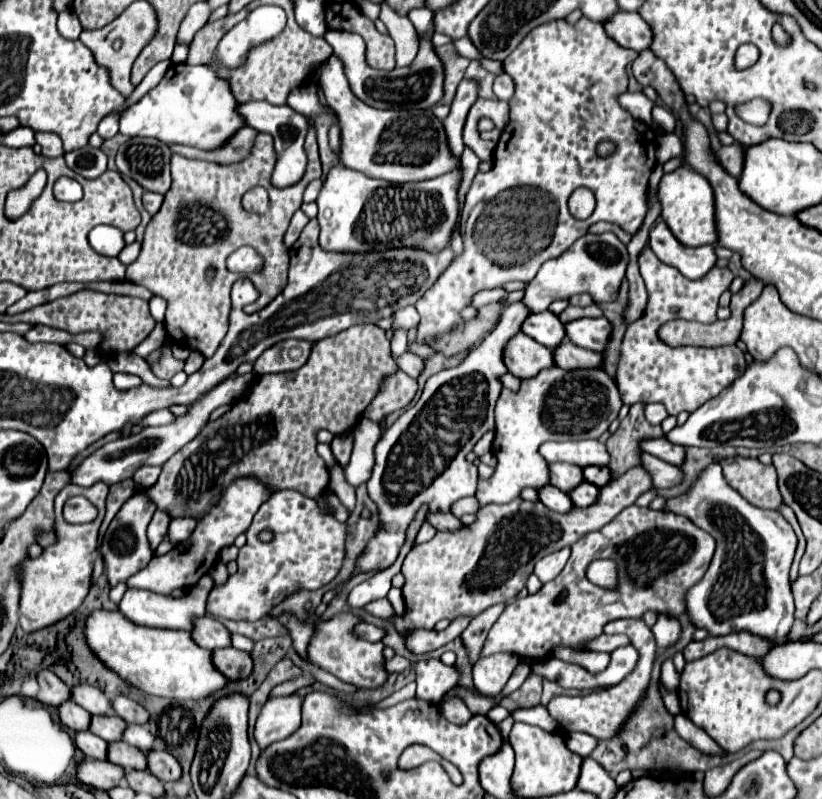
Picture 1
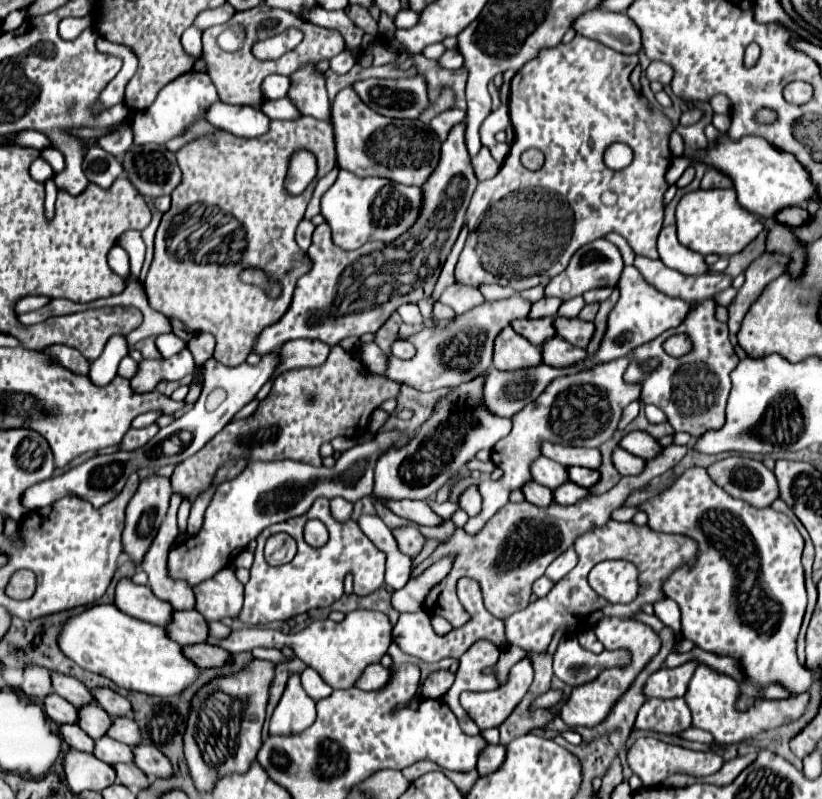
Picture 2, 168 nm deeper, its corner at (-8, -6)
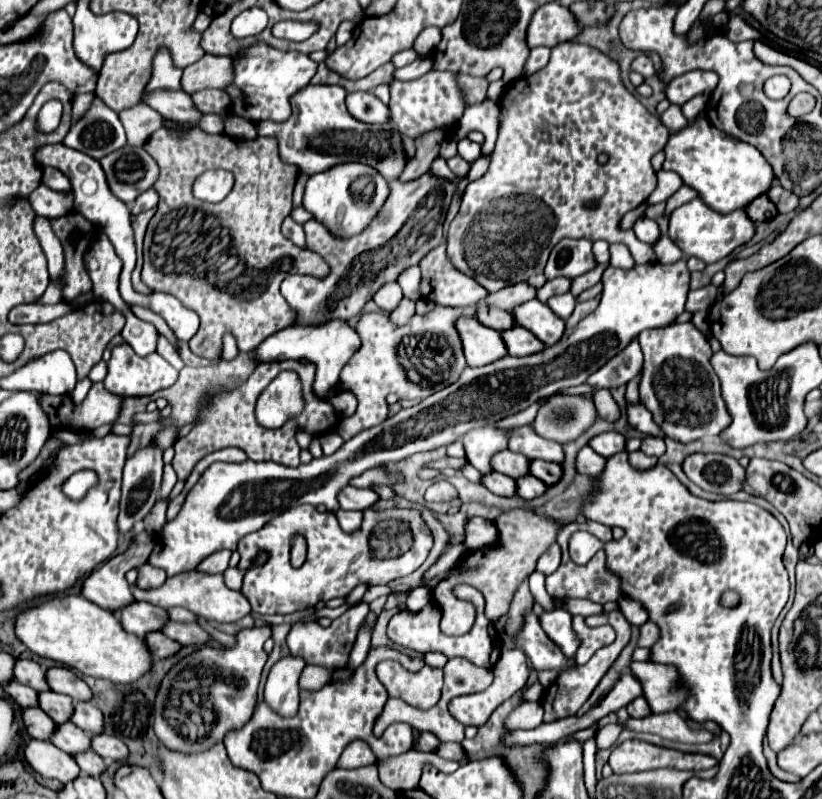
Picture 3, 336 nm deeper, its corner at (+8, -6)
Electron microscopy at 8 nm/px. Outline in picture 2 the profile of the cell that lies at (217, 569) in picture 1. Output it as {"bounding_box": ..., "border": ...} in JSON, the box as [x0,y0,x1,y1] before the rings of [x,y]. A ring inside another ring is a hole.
{"bounding_box":[194,567,244,621],"border":[[[224,567],[212,579],[202,581],[200,585],[196,585],[194,593],[196,593],[196,611],[200,611],[206,621],[220,621],[224,617],[234,619],[236,613],[240,613],[242,601],[244,601],[244,585],[236,579],[232,567]]]}

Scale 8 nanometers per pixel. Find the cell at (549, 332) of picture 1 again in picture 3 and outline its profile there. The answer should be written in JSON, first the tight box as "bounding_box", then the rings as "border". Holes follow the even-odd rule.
{"bounding_box":[476,305,514,331],"border":[[[478,305],[476,309],[476,317],[482,325],[486,327],[492,327],[496,331],[504,331],[504,329],[510,329],[514,325],[512,321],[512,313],[504,311],[504,309],[498,309],[498,307],[488,307],[488,305]]]}

